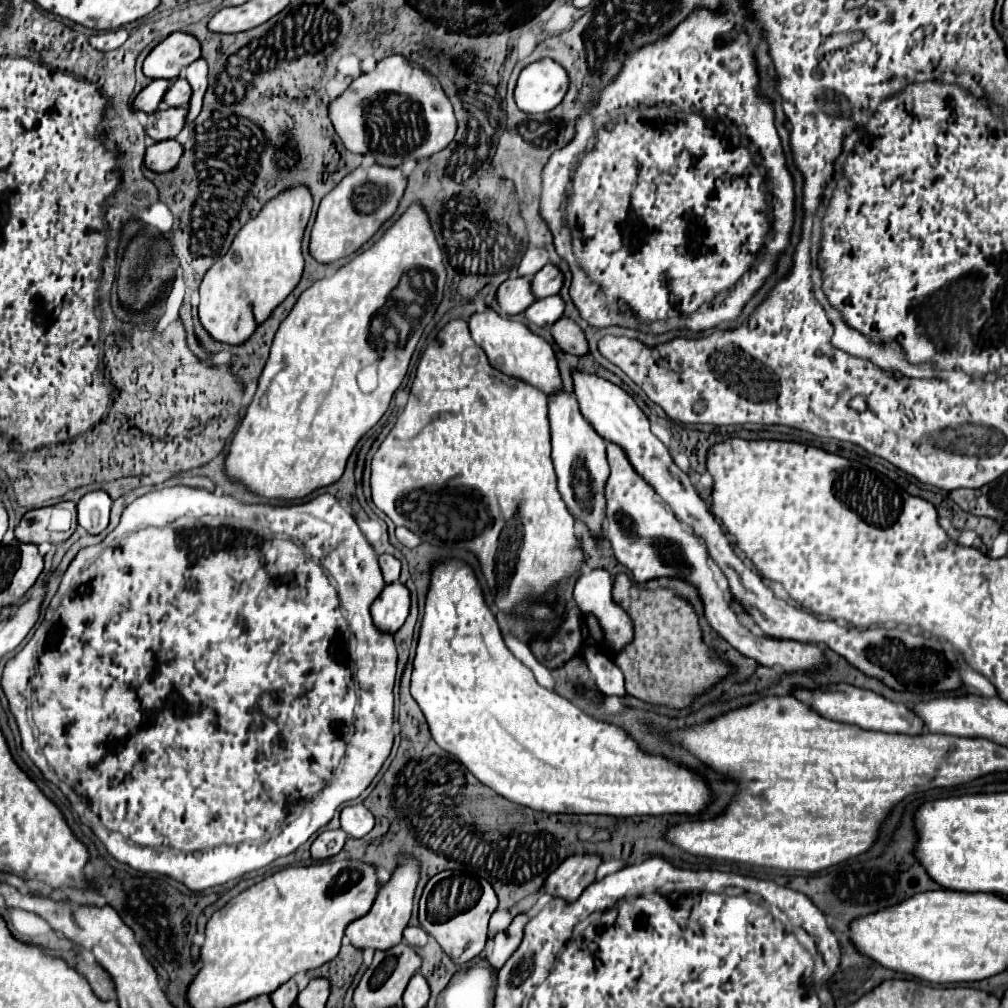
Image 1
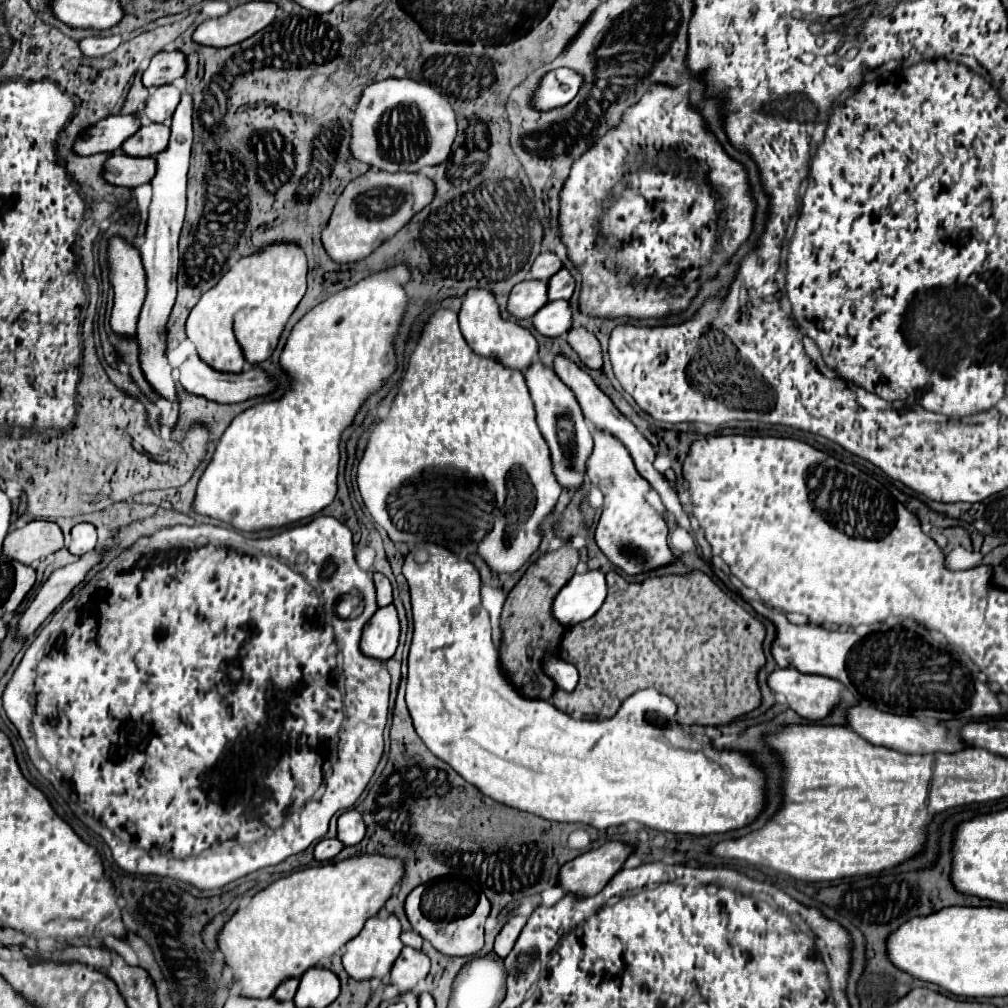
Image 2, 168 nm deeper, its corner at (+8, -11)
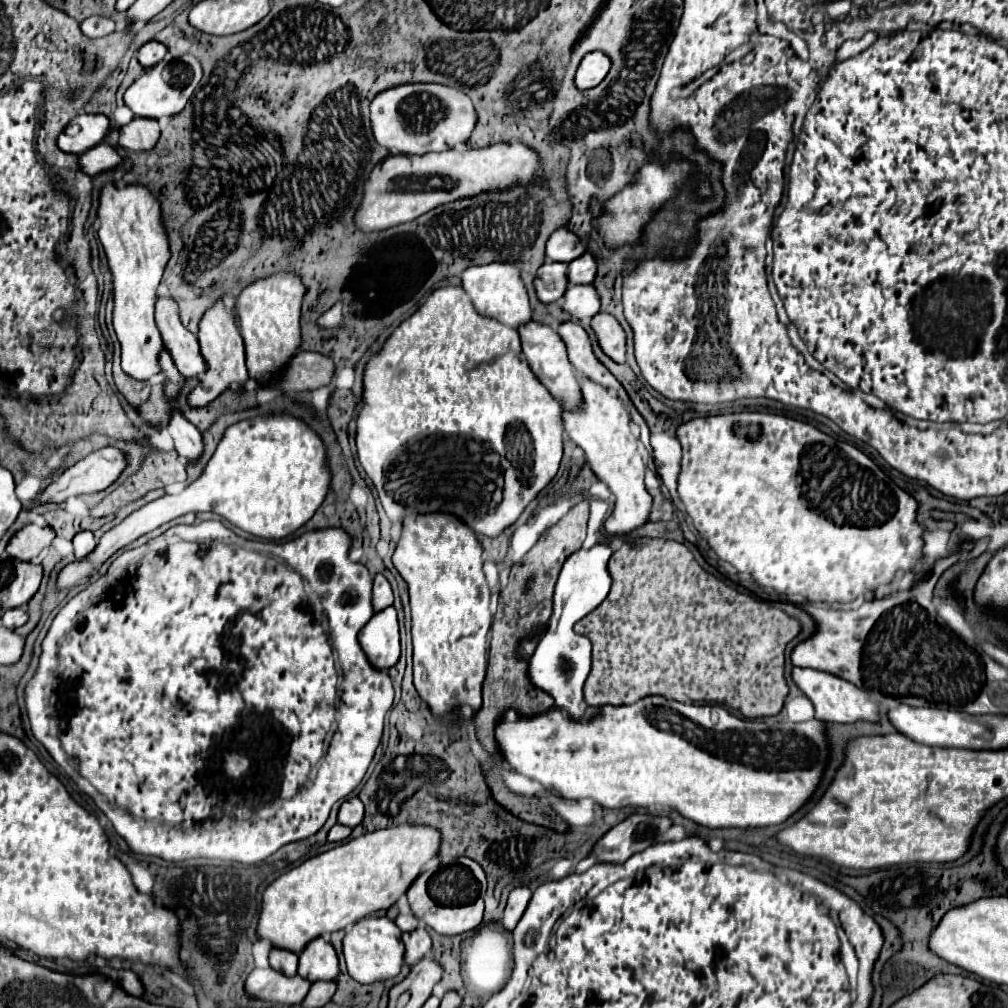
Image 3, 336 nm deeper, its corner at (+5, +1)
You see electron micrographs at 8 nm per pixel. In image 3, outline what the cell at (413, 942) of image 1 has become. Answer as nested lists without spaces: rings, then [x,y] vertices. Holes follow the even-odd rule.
[[[412,913],[398,915],[398,919],[396,919],[396,925],[398,925],[402,931],[414,931],[414,929],[418,927],[418,919],[416,919]]]

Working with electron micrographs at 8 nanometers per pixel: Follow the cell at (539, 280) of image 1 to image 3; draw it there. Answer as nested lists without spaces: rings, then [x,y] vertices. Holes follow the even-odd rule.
[[[584,253],[582,257],[568,263],[566,277],[570,283],[576,283],[576,285],[592,283],[594,275],[596,275],[596,261],[594,257],[590,257],[590,253]]]

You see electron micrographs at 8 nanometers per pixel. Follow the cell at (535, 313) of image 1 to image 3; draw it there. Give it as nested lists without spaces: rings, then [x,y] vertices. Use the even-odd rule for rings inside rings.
[[[568,285],[562,297],[562,311],[574,321],[588,323],[600,311],[600,301],[592,285]]]

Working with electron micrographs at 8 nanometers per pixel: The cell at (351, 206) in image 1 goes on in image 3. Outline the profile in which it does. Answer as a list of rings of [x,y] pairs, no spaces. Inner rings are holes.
[[[520,141],[496,143],[486,149],[476,151],[444,151],[426,155],[390,155],[378,163],[364,187],[360,205],[354,213],[354,225],[362,233],[376,233],[390,229],[394,225],[414,221],[426,211],[456,201],[458,197],[468,197],[480,191],[506,189],[510,185],[528,185],[534,177],[540,177],[540,161],[532,149]]]

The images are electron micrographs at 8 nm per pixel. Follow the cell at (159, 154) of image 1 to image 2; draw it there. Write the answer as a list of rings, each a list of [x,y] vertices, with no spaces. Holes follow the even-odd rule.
[[[113,153],[103,165],[103,179],[117,187],[139,187],[149,183],[155,175],[155,159],[151,157],[129,157],[123,153]]]

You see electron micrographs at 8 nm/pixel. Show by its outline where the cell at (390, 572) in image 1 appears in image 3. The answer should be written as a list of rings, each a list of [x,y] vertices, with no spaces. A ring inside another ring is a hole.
[[[378,573],[374,577],[374,589],[372,589],[372,605],[374,605],[374,611],[380,611],[380,609],[392,605],[392,601],[394,601],[394,595],[392,595],[390,583],[388,583],[388,579],[382,573]]]

